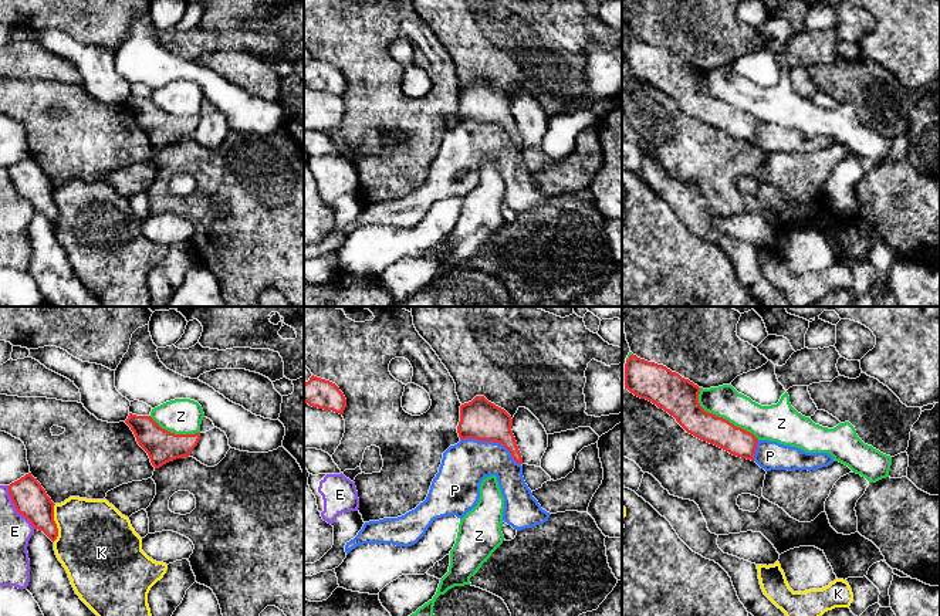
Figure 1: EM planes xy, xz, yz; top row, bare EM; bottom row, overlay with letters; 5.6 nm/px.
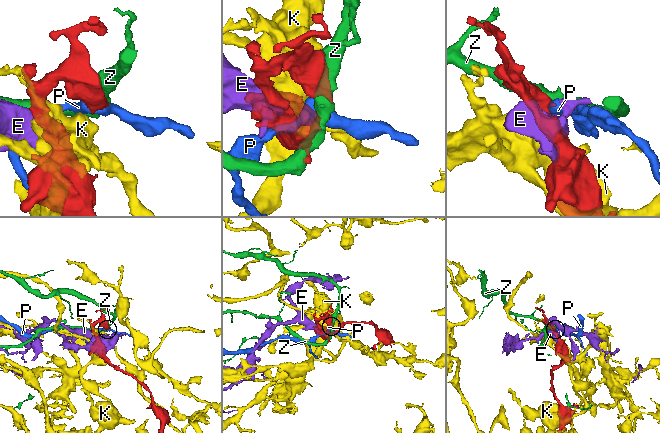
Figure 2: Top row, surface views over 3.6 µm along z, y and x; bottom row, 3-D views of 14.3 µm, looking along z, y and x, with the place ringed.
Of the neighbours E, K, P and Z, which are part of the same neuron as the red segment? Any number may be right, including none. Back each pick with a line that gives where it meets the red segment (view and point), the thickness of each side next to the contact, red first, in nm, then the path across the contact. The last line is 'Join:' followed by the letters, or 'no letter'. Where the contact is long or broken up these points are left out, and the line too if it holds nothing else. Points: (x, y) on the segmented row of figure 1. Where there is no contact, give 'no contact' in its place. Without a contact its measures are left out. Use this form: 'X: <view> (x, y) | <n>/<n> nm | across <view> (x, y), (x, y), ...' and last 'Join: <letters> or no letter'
Join: no letter

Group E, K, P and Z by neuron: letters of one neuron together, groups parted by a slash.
E / K / P / Z

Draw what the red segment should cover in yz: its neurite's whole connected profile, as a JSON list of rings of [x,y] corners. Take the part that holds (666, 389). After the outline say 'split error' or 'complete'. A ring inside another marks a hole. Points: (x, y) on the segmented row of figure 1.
[[[632,353],[625,363],[625,389],[667,412],[694,437],[754,461],[758,439],[706,412],[699,403],[700,387],[679,373]]] | complete

